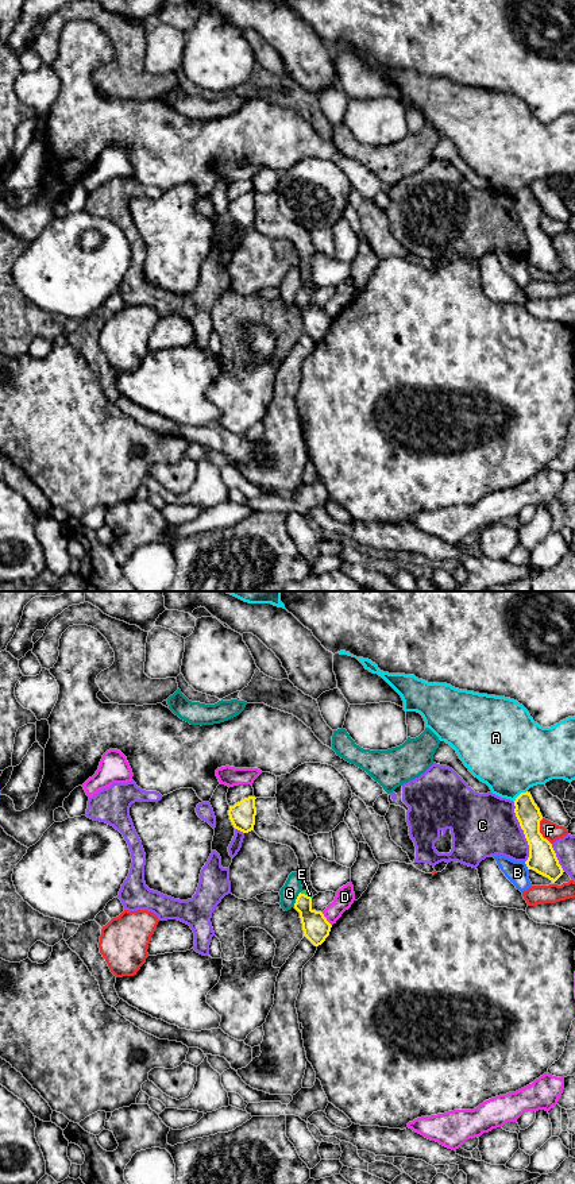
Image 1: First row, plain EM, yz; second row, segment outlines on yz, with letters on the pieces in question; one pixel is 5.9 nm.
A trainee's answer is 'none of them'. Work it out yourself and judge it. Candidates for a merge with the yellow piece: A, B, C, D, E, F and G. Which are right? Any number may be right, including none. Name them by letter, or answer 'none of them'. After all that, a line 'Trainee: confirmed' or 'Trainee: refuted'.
E
Trainee: refuted

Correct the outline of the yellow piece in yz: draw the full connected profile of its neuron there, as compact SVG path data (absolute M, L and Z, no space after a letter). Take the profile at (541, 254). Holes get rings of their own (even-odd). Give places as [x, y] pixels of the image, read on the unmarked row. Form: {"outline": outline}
{"outline": "M528 186L516 193L514 201L516 212L529 240L529 252L525 257L528 265L533 265L555 278L564 266L552 239L540 228L540 216L543 215L540 204Z"}

